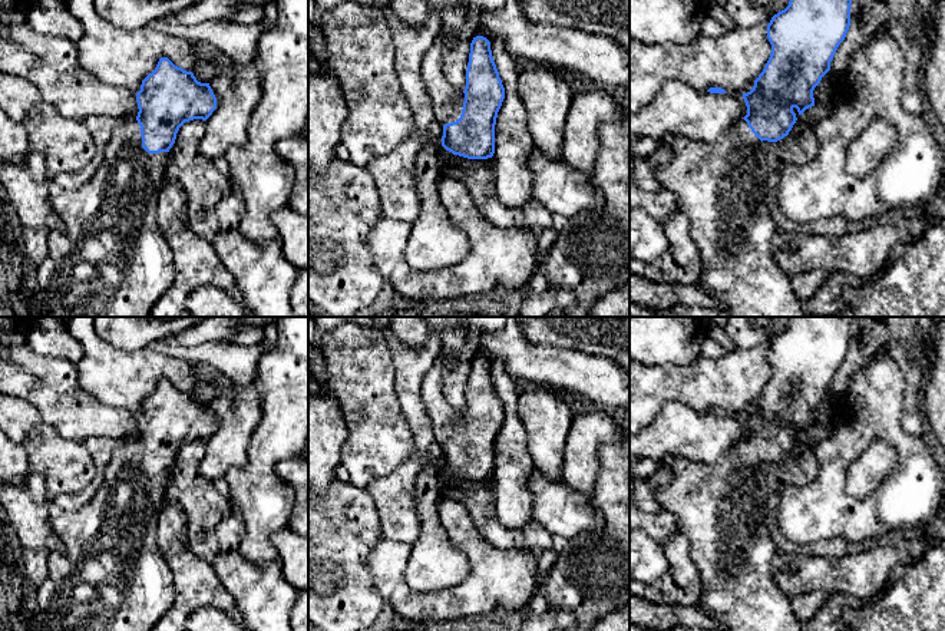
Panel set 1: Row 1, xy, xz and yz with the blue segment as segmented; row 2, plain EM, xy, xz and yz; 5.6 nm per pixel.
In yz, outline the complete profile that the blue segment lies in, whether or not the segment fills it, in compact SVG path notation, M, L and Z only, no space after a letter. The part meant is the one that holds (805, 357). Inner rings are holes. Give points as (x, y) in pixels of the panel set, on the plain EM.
M792 317L789 327L771 338L767 346L771 376L753 410L743 414L747 427L743 440L761 463L777 463L789 456L797 442L794 429L803 436L815 427L813 412L830 392L830 383L849 351L850 326L852 317Z

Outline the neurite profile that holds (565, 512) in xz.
M535 469L529 488L533 496L533 521L549 531L558 542L602 526L604 519L592 506L591 496L562 480L555 482Z

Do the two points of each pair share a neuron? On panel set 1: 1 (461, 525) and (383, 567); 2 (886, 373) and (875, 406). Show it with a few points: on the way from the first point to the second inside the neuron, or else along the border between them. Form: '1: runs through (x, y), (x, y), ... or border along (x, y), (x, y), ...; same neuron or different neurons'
1: runs through (478, 564), (478, 578), (455, 601), (416, 601); same neuron
2: runs through (881, 382), (876, 397); same neuron

